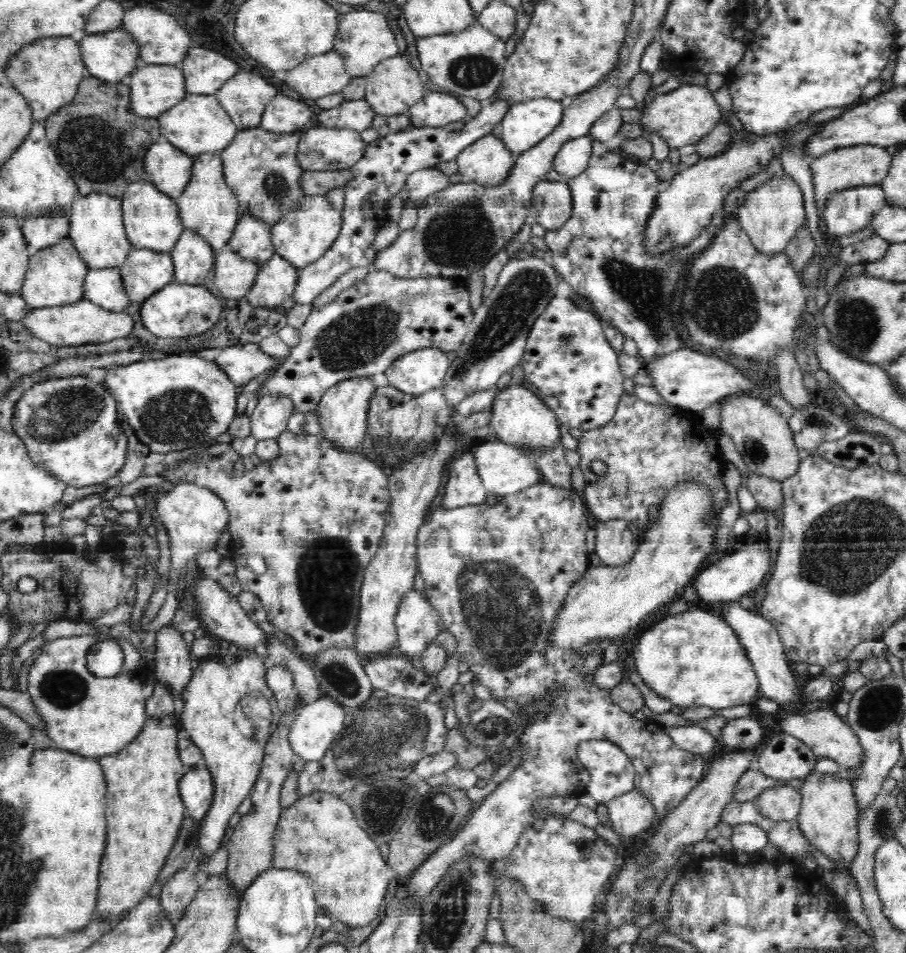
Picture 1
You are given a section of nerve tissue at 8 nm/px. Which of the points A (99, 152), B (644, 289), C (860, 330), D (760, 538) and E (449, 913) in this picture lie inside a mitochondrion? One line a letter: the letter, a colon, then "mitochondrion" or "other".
A: mitochondrion
B: mitochondrion
C: mitochondrion
D: other
E: mitochondrion

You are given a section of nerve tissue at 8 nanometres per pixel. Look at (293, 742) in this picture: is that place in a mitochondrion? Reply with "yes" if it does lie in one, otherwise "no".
no

